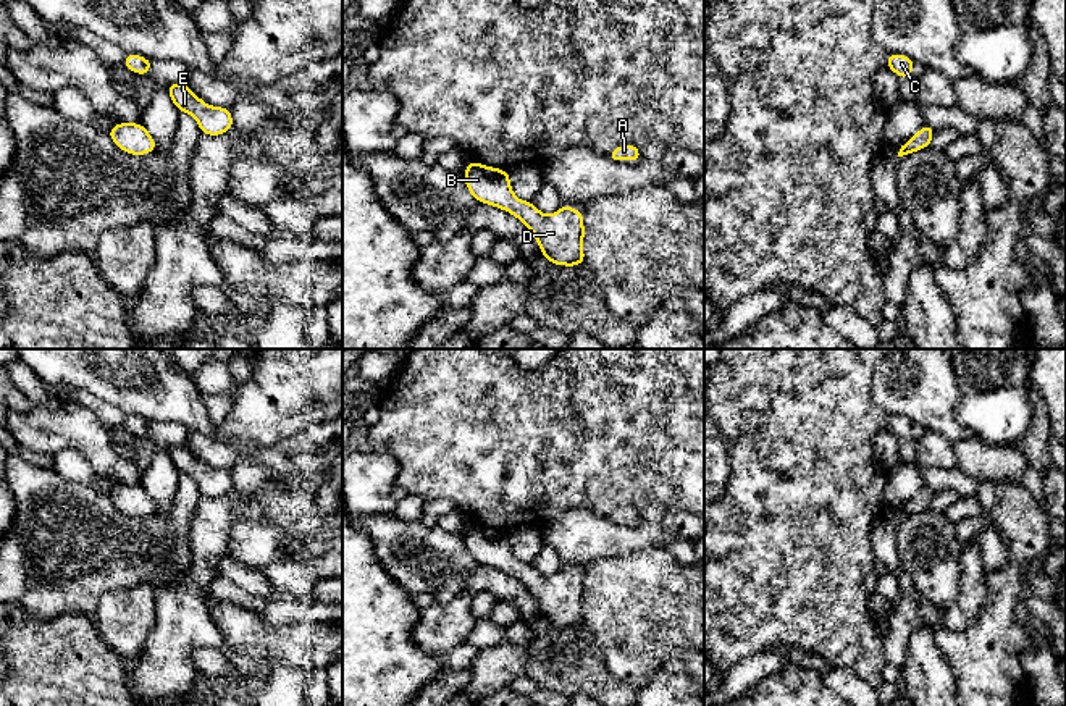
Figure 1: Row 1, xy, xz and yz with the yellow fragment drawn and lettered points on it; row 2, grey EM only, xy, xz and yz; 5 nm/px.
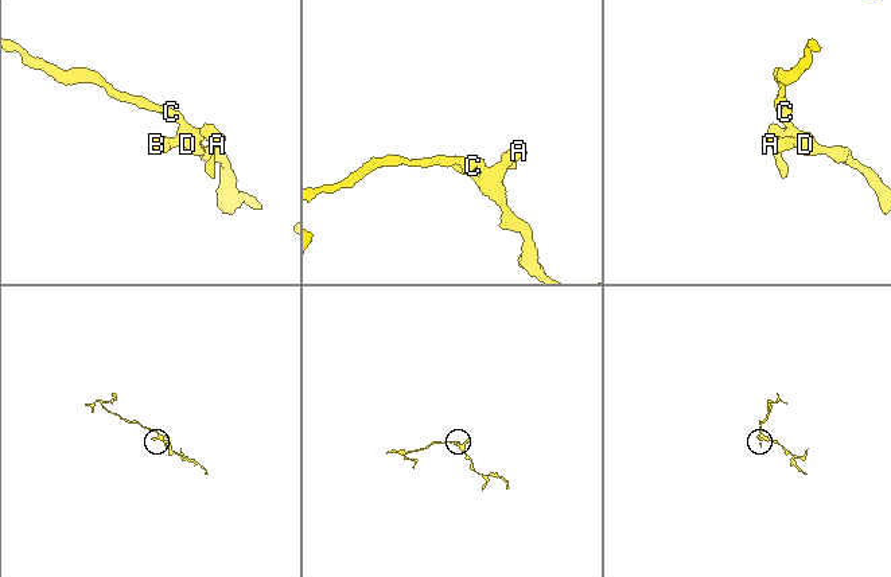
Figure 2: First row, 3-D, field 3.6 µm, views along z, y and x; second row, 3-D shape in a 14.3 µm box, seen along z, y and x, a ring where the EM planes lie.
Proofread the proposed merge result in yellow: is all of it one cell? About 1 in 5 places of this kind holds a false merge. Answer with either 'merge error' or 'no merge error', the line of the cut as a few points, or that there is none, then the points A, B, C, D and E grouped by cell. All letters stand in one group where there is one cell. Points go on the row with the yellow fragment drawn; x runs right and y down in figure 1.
no merge error | no cut | A B C D E

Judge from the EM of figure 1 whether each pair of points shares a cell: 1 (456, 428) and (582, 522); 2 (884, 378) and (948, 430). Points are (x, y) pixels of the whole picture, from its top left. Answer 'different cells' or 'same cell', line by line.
1: different cells
2: same cell

